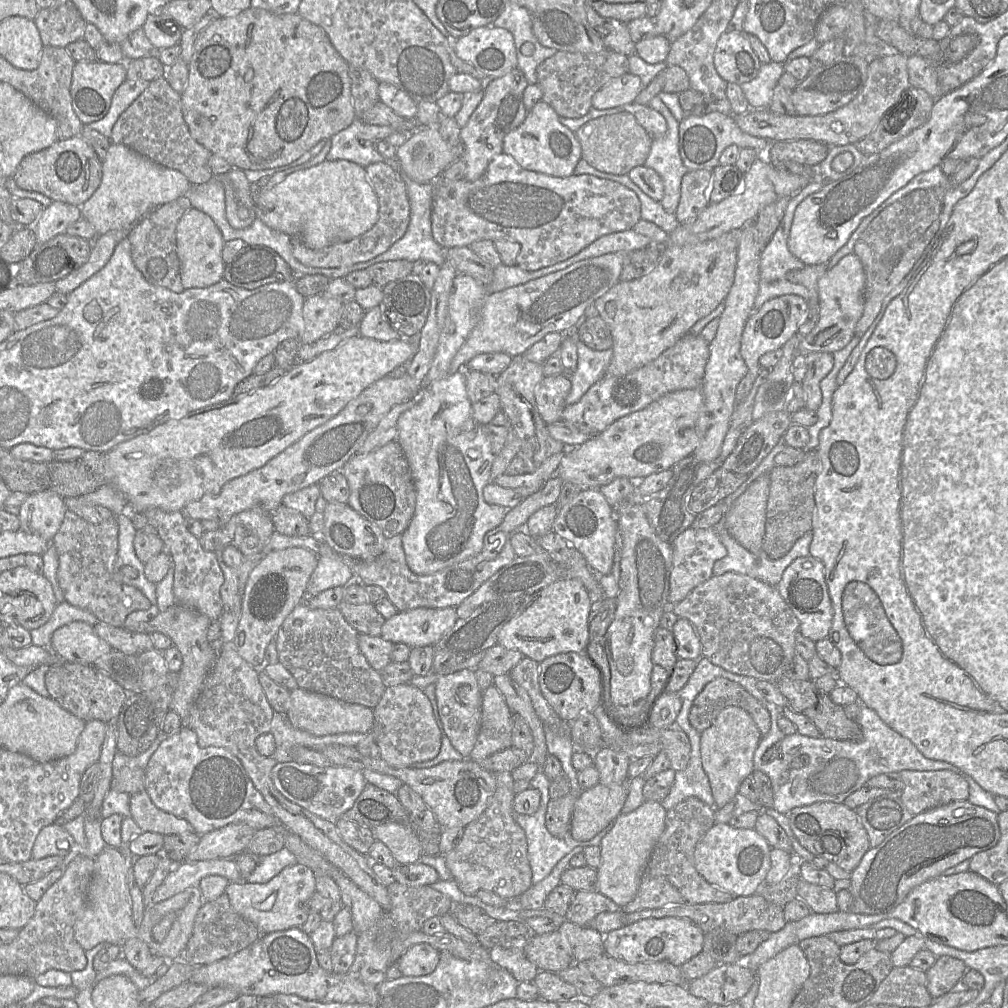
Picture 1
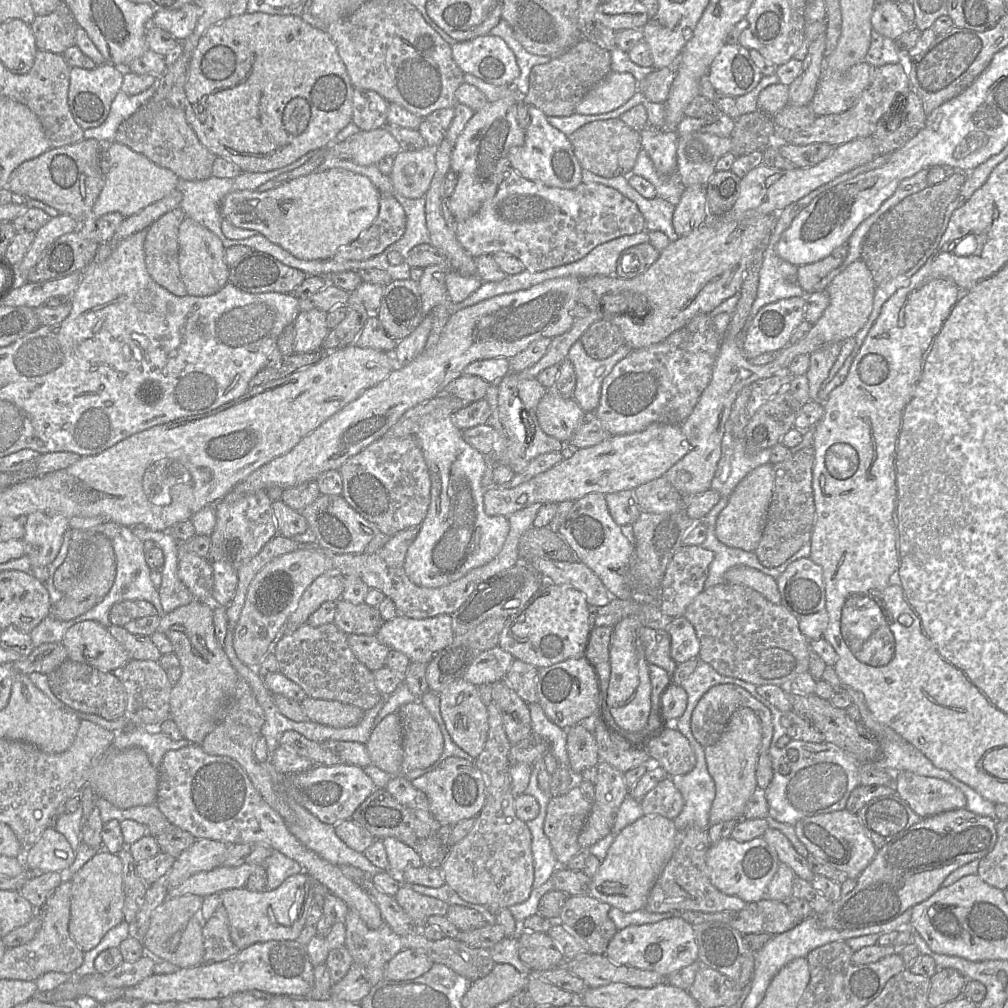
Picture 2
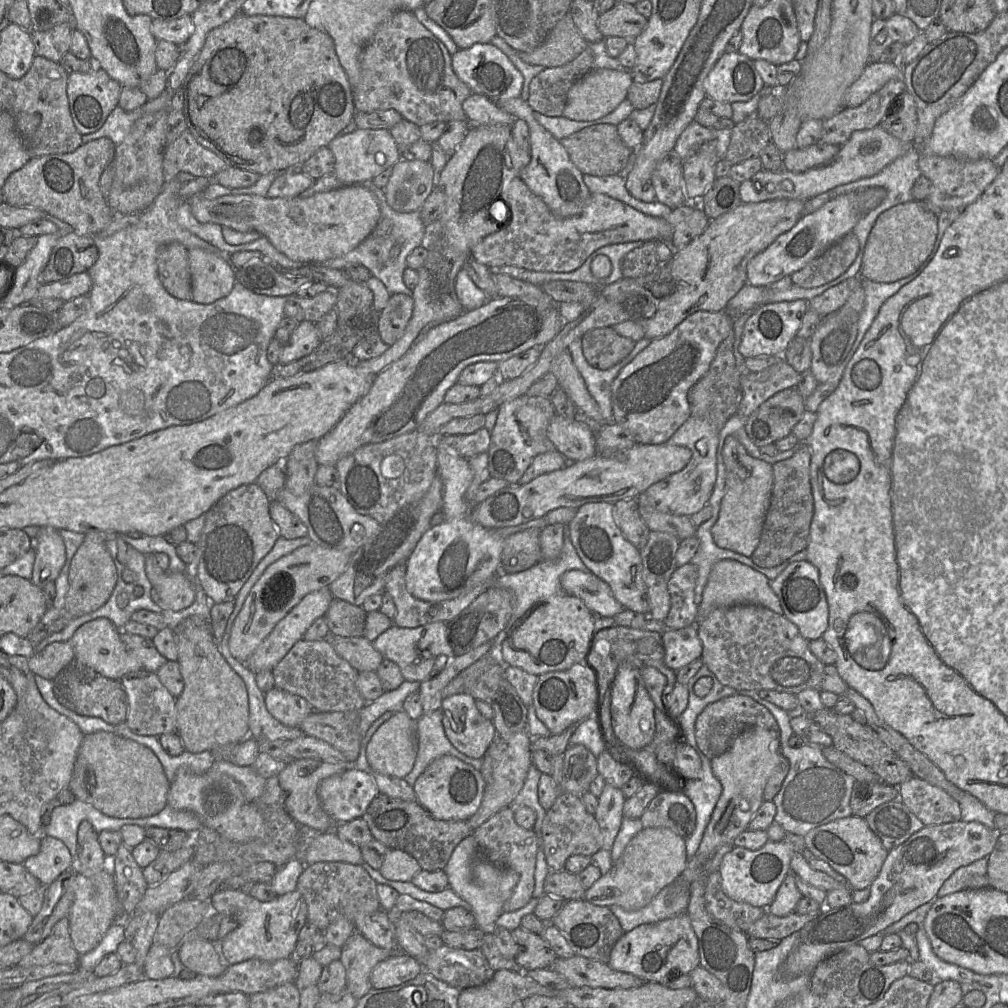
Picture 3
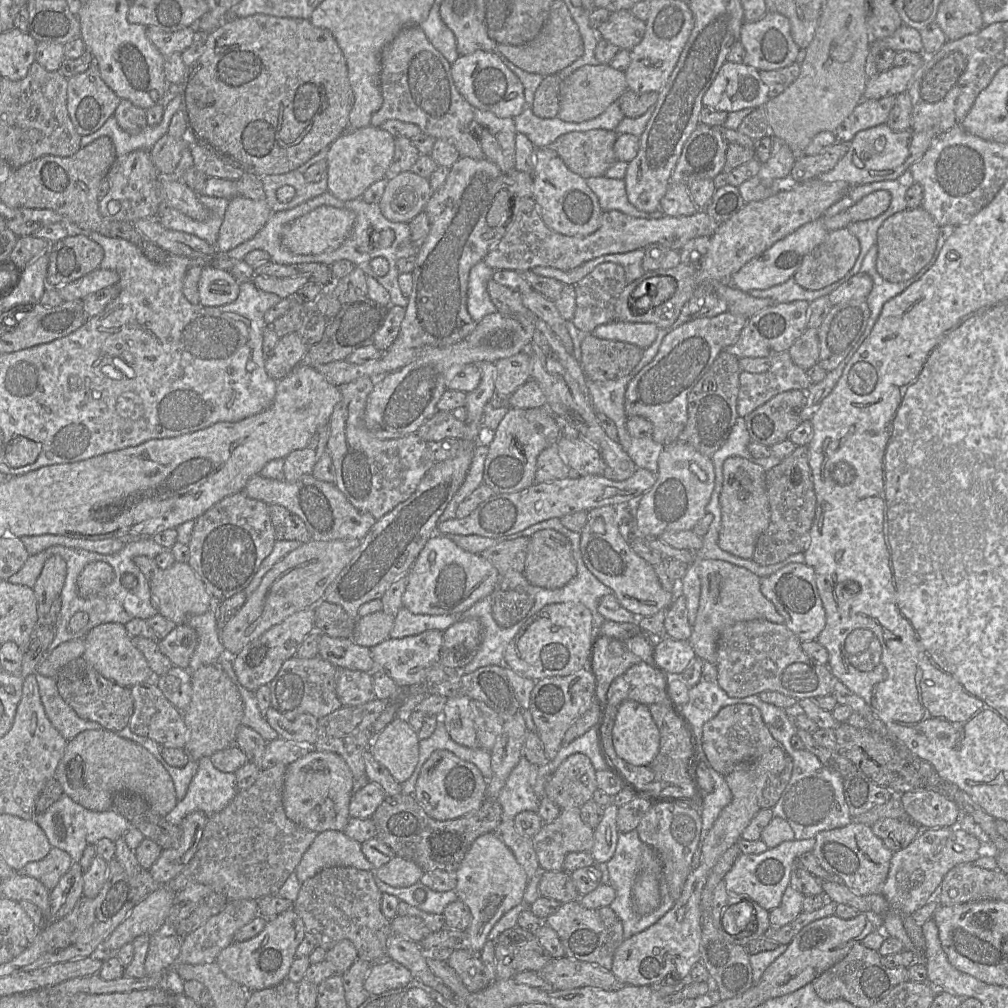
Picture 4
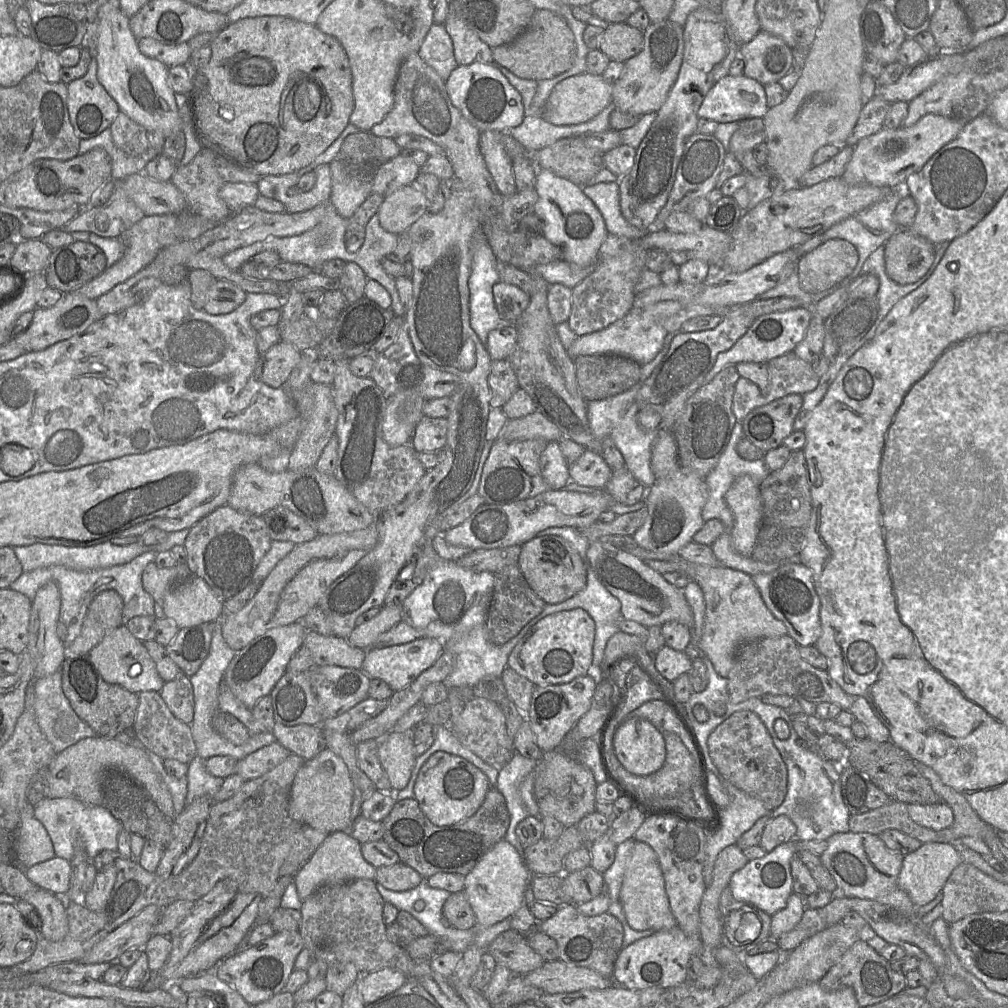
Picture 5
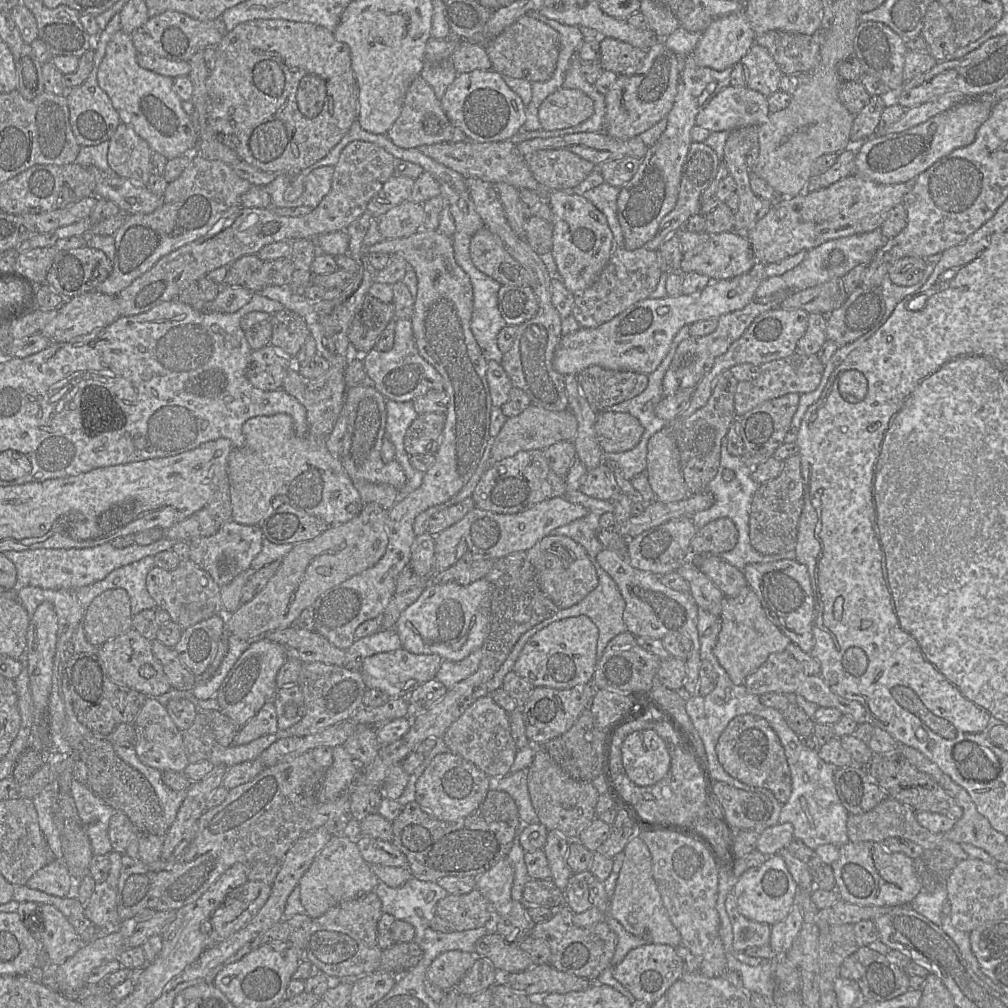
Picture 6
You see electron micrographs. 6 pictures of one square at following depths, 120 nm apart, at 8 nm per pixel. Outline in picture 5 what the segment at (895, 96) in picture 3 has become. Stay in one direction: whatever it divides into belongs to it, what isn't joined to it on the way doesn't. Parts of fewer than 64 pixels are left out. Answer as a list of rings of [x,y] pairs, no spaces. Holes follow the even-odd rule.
[[[874,96],[867,101],[845,145],[854,147],[861,139],[883,129],[883,122],[891,104],[892,103],[888,103],[879,96]]]

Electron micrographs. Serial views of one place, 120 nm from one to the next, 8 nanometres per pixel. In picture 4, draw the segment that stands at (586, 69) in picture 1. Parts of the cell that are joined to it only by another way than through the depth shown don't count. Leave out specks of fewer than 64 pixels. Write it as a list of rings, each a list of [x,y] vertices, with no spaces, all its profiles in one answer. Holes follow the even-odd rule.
[[[558,74],[544,76],[535,91],[530,109],[541,118],[555,118],[559,112],[559,92],[562,79]]]

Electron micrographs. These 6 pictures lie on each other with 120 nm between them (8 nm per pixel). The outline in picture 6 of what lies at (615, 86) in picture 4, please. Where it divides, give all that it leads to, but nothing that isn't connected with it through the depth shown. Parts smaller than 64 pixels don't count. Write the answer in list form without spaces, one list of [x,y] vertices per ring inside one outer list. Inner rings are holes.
[[[560,87],[541,103],[538,119],[544,130],[562,130],[582,123],[593,112],[593,101],[585,93]]]

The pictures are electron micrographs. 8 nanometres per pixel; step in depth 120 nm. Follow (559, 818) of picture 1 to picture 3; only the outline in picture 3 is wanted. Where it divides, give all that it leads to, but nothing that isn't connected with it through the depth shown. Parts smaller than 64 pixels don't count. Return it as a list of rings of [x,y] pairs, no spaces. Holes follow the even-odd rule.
[[[560,793],[552,807],[546,811],[540,842],[551,871],[565,870],[566,861],[572,855],[591,857],[602,848],[601,831],[595,816],[587,812],[580,797],[571,793]]]

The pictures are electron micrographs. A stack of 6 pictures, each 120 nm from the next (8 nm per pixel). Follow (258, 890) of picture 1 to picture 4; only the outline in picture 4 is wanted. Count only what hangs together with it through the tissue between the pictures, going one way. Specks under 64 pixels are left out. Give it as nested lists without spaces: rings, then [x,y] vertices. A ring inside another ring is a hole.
[[[289,910],[267,921],[265,928],[252,939],[233,941],[218,955],[216,962],[226,976],[241,985],[247,992],[263,990],[278,985],[287,978],[296,958],[296,950],[305,935],[303,921]]]

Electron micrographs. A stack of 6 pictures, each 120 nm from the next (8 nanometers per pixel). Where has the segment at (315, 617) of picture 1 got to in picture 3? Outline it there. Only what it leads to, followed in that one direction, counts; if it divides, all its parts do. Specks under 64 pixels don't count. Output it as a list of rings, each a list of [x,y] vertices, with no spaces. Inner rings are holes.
[[[328,637],[316,641],[302,638],[272,672],[276,688],[303,697],[314,711],[359,711],[367,704],[356,688],[359,672],[336,653]]]

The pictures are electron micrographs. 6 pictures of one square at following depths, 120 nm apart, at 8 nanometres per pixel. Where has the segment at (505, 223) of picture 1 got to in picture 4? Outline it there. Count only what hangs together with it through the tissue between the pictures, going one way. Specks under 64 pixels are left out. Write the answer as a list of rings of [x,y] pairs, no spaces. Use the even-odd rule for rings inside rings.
[[[512,194],[512,222],[499,243],[483,258],[492,269],[508,269],[518,272],[531,270],[536,266],[571,270],[596,257],[644,249],[650,244],[661,244],[666,249],[680,251],[690,240],[698,237],[710,238],[718,223],[705,210],[697,210],[691,216],[662,216],[647,219],[629,216],[617,210],[602,211],[599,228],[586,236],[566,236],[551,230],[543,222],[533,197]]]

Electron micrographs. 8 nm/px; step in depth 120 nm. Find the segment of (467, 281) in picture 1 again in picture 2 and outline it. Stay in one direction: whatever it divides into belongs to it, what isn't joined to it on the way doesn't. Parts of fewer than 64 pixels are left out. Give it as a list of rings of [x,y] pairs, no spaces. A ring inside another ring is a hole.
[[[426,414],[420,419],[415,434],[430,474],[431,498],[426,517],[419,525],[419,532],[407,550],[404,570],[409,579],[421,587],[437,588],[448,585],[472,569],[485,565],[501,551],[509,532],[507,517],[488,516],[485,513],[485,490],[481,483],[486,469],[485,455],[463,439],[462,431],[453,424],[451,417],[436,419]]]

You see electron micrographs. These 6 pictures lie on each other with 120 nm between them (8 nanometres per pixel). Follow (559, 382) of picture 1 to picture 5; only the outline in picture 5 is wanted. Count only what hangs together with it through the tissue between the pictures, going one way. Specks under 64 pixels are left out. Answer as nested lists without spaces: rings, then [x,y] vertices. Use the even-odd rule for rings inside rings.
[[[585,449],[582,455],[568,465],[570,479],[581,486],[605,489],[612,470],[598,452]]]

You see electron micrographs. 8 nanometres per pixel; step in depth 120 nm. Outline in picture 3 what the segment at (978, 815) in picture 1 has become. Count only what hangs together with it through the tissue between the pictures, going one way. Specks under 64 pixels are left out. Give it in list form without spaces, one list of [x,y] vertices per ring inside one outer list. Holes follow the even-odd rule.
[[[959,820],[937,825],[925,825],[902,844],[888,851],[878,876],[869,887],[870,895],[867,900],[860,903],[852,902],[838,908],[823,907],[817,917],[799,931],[798,944],[782,964],[781,976],[784,979],[792,979],[801,975],[812,975],[816,966],[824,959],[851,945],[858,944],[865,938],[881,933],[917,907],[937,899],[938,890],[944,881],[958,868],[988,857],[995,846],[995,840],[996,830],[991,830],[976,821]]]

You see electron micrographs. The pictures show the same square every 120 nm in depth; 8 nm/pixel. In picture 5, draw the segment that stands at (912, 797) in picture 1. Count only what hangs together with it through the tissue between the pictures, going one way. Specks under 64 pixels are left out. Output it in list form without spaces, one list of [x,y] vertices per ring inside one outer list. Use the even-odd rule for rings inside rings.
[[[943,801],[934,804],[907,803],[907,809],[915,823],[934,830],[945,829],[954,820],[952,808]]]

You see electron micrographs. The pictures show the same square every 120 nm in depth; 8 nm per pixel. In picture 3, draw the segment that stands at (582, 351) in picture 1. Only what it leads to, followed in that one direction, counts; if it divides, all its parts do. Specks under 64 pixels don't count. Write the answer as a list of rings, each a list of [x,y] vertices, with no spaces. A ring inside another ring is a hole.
[[[576,338],[569,345],[568,351],[572,356],[573,363],[583,377],[589,393],[597,402],[605,420],[604,423],[614,423],[611,403],[611,384],[613,380],[620,370],[630,363],[638,353],[645,349],[651,341],[652,340],[648,338],[643,338],[637,341],[629,355],[606,370],[594,368],[587,362],[582,352],[581,338]]]

